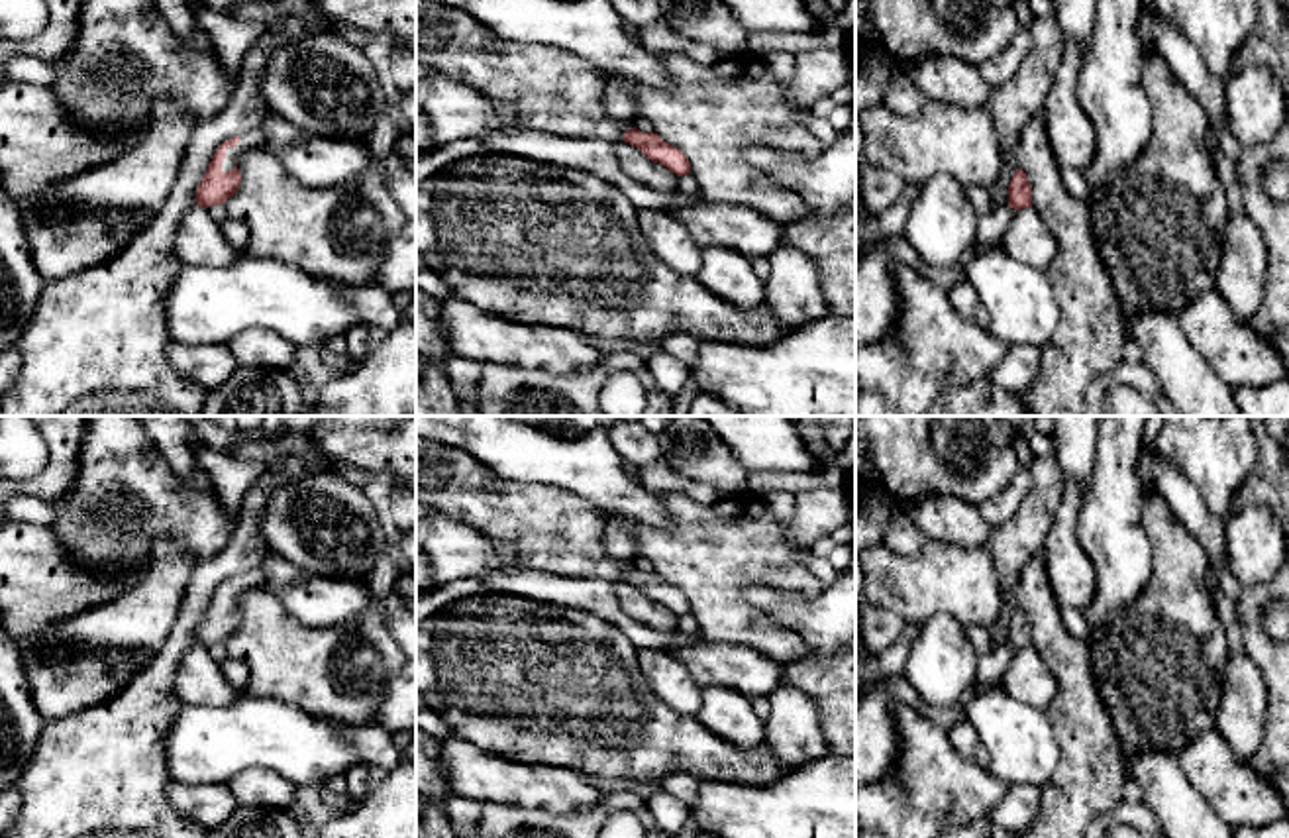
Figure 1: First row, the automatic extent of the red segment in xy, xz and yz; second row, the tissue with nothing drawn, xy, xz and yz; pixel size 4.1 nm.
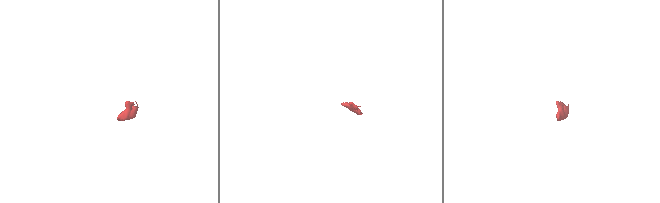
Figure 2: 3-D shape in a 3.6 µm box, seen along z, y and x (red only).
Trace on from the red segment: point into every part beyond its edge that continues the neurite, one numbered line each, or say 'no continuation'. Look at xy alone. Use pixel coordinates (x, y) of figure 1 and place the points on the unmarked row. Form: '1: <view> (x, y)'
1: xy (256, 577)

